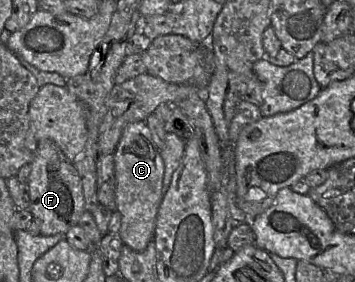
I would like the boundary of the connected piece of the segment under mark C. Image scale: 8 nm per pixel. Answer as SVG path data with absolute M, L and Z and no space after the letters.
M144 121L125 126L113 157L116 209L121 213L121 226L118 232L124 245L141 252L154 240L157 213L164 196L165 171L160 150L153 142L151 132Z

